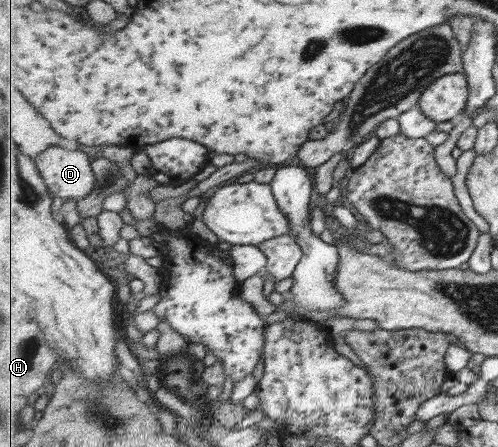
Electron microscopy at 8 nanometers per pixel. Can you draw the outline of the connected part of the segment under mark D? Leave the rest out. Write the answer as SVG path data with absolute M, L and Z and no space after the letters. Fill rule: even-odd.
M57 144L39 154L36 163L52 198L80 202L97 184L93 162L80 150L66 150Z

